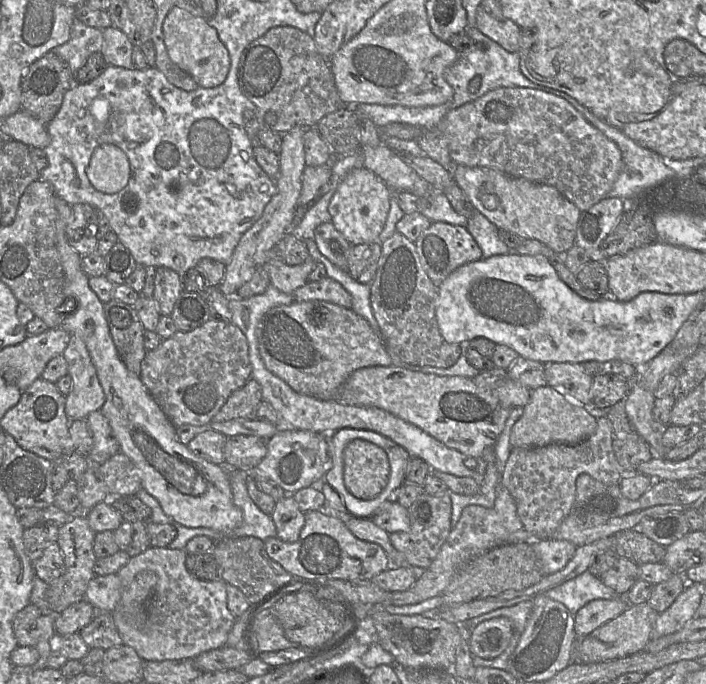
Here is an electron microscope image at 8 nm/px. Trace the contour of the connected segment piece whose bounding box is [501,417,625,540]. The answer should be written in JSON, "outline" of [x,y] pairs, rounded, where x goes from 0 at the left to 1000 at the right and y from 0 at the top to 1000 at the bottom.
{"outline":[[[860,610],[846,613],[844,630],[830,643],[814,649],[779,649],[756,655],[725,655],[710,694],[710,706],[725,724],[741,773],[756,789],[780,788],[806,753],[816,727],[816,702],[822,693],[834,693],[846,703],[875,708],[885,693],[870,659],[871,639]]]}

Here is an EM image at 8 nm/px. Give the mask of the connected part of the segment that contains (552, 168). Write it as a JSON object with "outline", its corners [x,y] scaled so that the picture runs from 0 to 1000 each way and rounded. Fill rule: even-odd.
{"outline":[[[707,127],[636,161],[615,193],[630,200],[643,241],[690,244],[729,260],[786,273],[823,310],[863,288],[881,247],[875,212],[841,186],[800,145],[756,129]]]}

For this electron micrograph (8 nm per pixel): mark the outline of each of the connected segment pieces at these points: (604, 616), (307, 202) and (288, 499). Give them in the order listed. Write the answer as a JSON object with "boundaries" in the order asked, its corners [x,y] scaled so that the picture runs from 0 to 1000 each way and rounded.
{"boundaries":[[[[885,871],[871,876],[846,876],[831,882],[813,898],[816,937],[873,904],[891,886]]],[[[469,241],[433,243],[421,304],[436,304],[462,284],[467,276],[469,254]]],[[[407,722],[391,732],[384,757],[397,789],[402,792],[421,791],[432,765],[432,750],[424,744],[415,722]]]]}

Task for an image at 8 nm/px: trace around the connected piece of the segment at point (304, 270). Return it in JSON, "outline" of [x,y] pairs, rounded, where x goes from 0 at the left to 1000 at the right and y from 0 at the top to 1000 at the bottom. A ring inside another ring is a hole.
{"outline":[[[388,367],[374,385],[384,418],[395,425],[412,430],[436,412],[436,404],[442,398],[448,382],[438,376],[424,387],[408,387],[401,383]]]}

